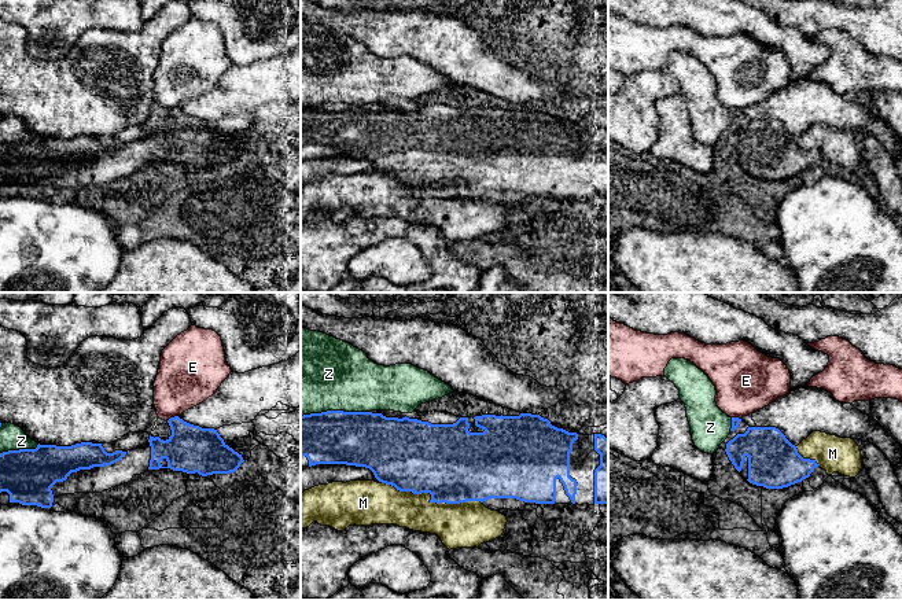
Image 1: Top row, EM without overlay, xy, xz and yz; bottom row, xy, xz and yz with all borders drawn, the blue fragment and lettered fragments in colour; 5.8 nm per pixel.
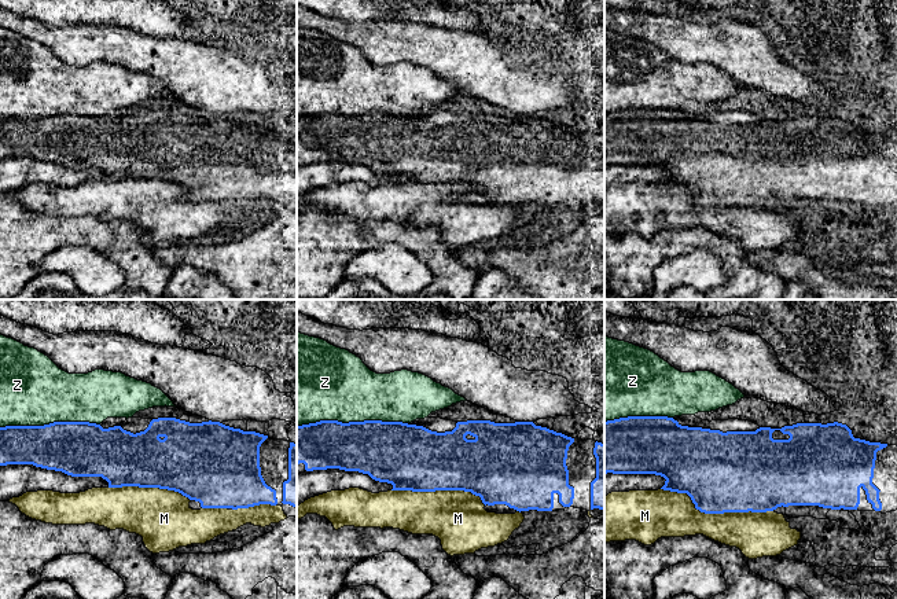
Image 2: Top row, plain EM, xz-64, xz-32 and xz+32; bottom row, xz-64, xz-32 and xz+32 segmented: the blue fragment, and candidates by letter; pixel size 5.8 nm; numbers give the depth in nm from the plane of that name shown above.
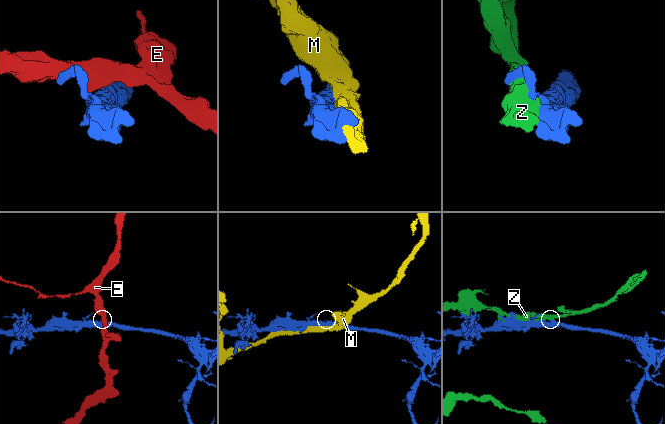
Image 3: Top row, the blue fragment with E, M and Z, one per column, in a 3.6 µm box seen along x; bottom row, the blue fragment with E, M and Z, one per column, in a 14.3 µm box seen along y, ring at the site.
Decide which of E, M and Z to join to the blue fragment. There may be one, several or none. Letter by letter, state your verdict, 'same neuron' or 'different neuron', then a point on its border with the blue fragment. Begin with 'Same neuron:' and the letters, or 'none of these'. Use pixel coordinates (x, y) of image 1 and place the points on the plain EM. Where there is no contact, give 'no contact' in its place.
Same neuron: none of these
E: different neuron; contact xy (172, 110)
M: different neuron; contact xz (431, 191)
Z: different neuron; contact xz (335, 103)

